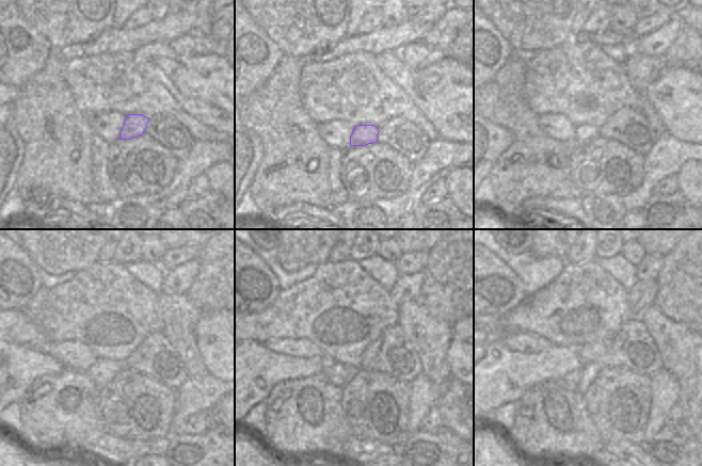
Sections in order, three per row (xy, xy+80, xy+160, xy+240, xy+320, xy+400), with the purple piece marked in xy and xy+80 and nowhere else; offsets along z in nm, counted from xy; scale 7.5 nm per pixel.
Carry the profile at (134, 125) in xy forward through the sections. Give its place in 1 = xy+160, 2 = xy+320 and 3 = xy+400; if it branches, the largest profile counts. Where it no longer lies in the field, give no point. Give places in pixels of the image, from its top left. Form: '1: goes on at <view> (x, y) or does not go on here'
1: goes on at xy+160 (589, 139)
2: goes on at xy+320 (337, 373)
3: goes on at xy+400 (570, 382)

